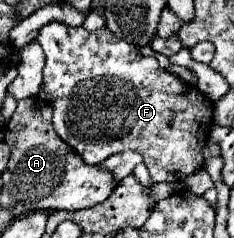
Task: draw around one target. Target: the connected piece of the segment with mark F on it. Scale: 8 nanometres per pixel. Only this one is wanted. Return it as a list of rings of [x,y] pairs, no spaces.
[[[49,22],[45,24],[41,30],[39,30],[39,44],[43,46],[45,50],[45,56],[47,56],[47,62],[45,62],[45,68],[43,68],[43,90],[47,90],[49,94],[49,102],[53,106],[53,124],[55,124],[55,132],[61,136],[61,140],[65,140],[75,152],[79,152],[79,156],[87,162],[87,164],[99,164],[103,162],[107,156],[113,156],[117,152],[123,152],[123,150],[137,150],[141,156],[143,156],[143,162],[151,174],[151,180],[157,184],[157,182],[181,182],[183,178],[195,174],[197,170],[203,168],[203,146],[207,144],[207,138],[209,138],[209,132],[211,132],[211,126],[213,126],[213,102],[207,100],[199,88],[195,84],[189,84],[189,82],[183,82],[179,80],[177,76],[169,74],[165,68],[159,66],[159,62],[151,56],[143,56],[135,46],[127,44],[125,40],[119,40],[115,36],[111,36],[111,30],[107,26],[95,30],[95,32],[87,32],[83,26],[79,28],[73,28],[73,26],[67,26],[67,24],[61,24],[61,22]]]

